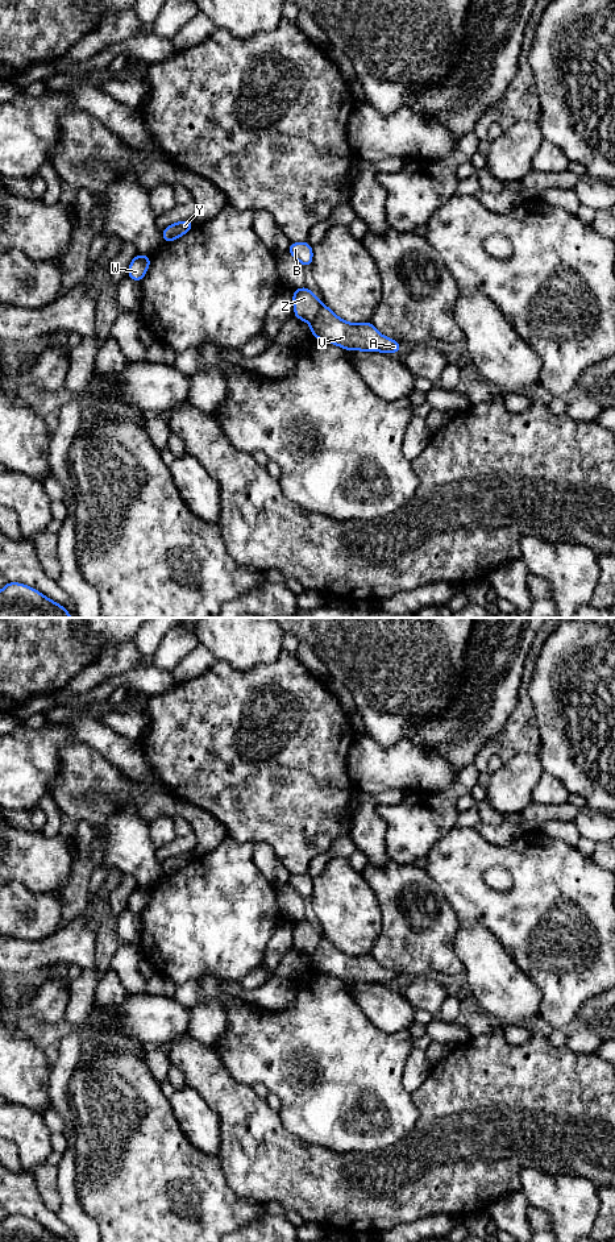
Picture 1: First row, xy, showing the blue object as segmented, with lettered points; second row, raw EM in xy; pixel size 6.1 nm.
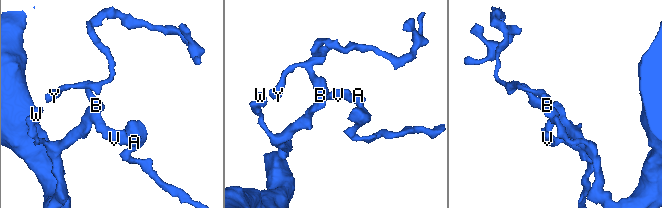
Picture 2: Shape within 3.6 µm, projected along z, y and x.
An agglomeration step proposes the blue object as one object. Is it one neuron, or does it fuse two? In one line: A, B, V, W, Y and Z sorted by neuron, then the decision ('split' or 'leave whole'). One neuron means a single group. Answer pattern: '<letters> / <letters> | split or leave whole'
A V / B W Y Z | split

